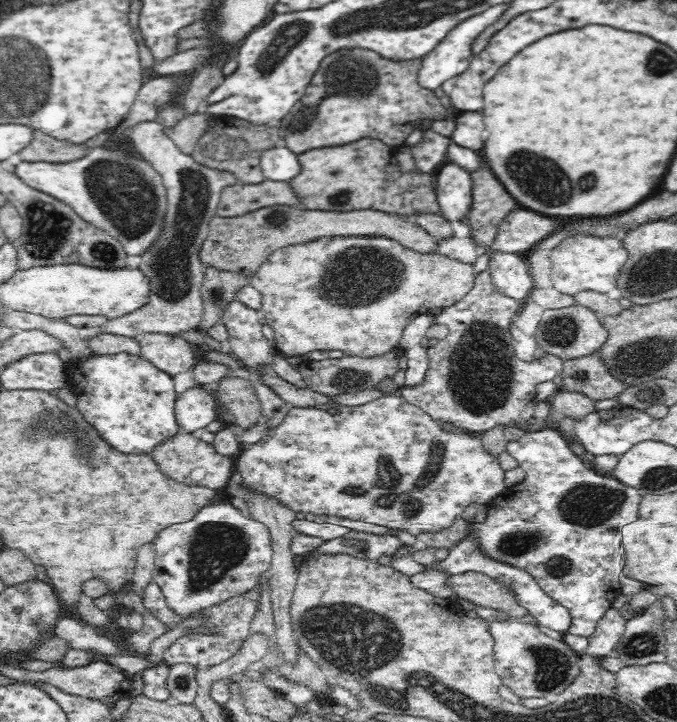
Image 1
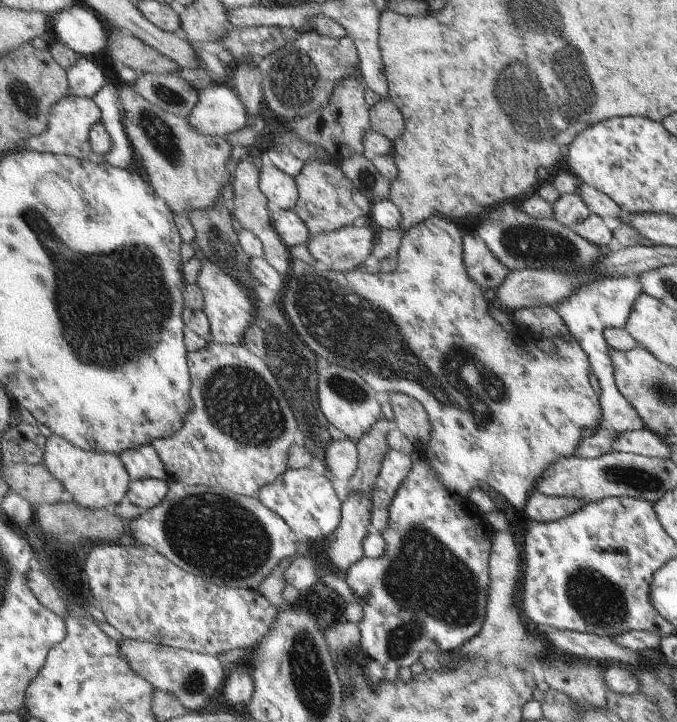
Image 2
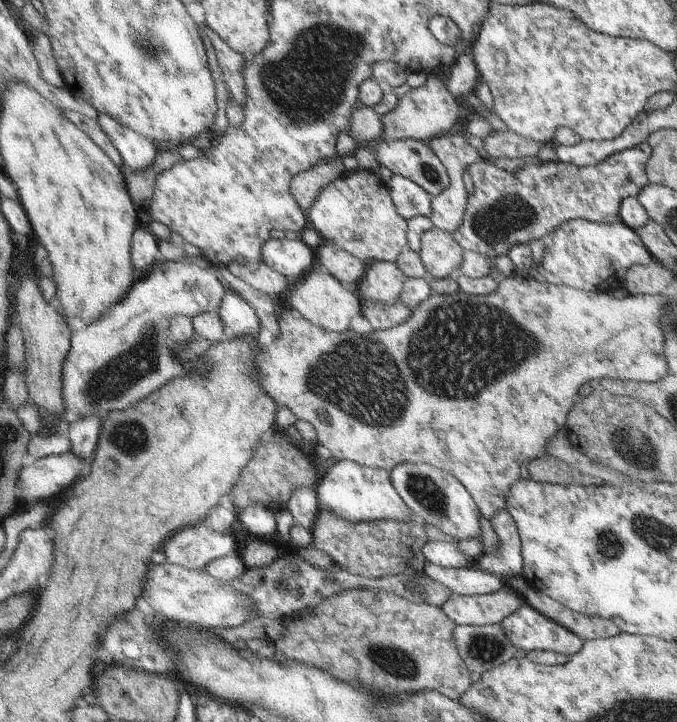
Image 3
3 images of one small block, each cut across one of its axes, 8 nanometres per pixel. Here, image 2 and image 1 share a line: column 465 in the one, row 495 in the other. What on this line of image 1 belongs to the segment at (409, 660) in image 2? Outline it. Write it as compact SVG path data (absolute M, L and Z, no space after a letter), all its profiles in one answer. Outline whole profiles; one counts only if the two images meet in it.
M537 428L527 431L521 439L508 441L505 450L514 458L528 458L528 476L522 484L506 487L506 494L491 500L488 518L476 522L482 526L478 526L480 532L474 537L478 538L480 549L488 556L528 571L554 602L569 610L569 632L589 638L621 593L619 578L626 558L621 528L638 518L642 495L618 479L612 480L612 475L604 478L588 470L580 462L580 457L574 456L570 445L562 438L561 430Z

